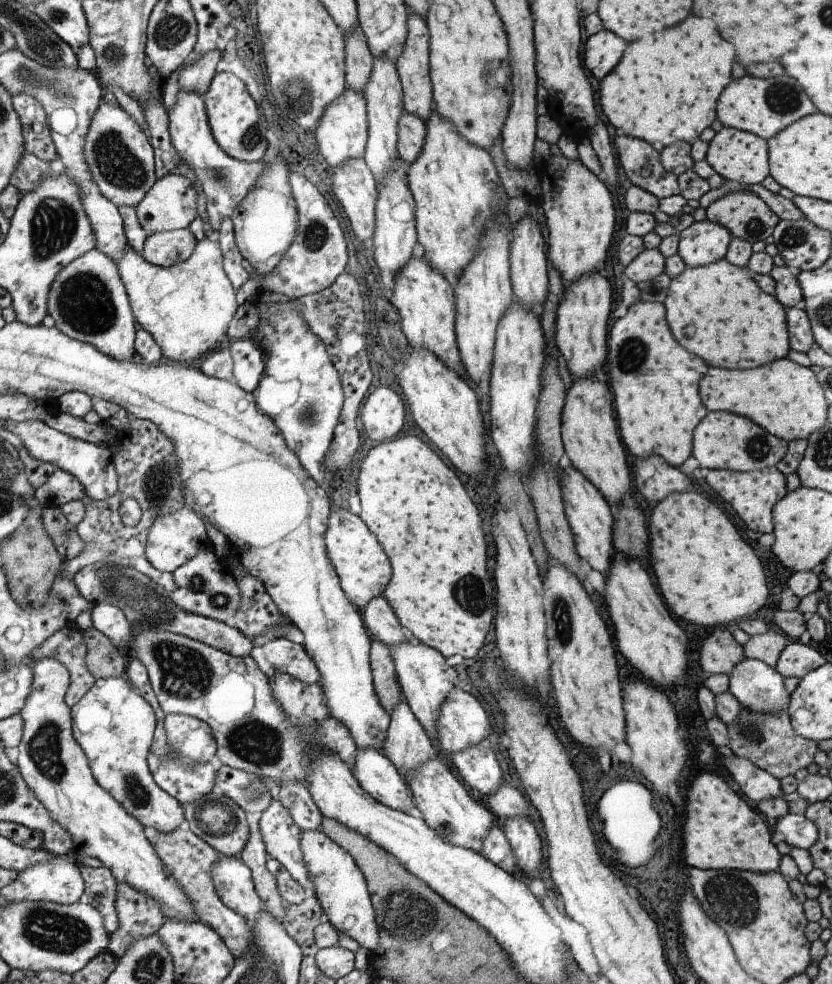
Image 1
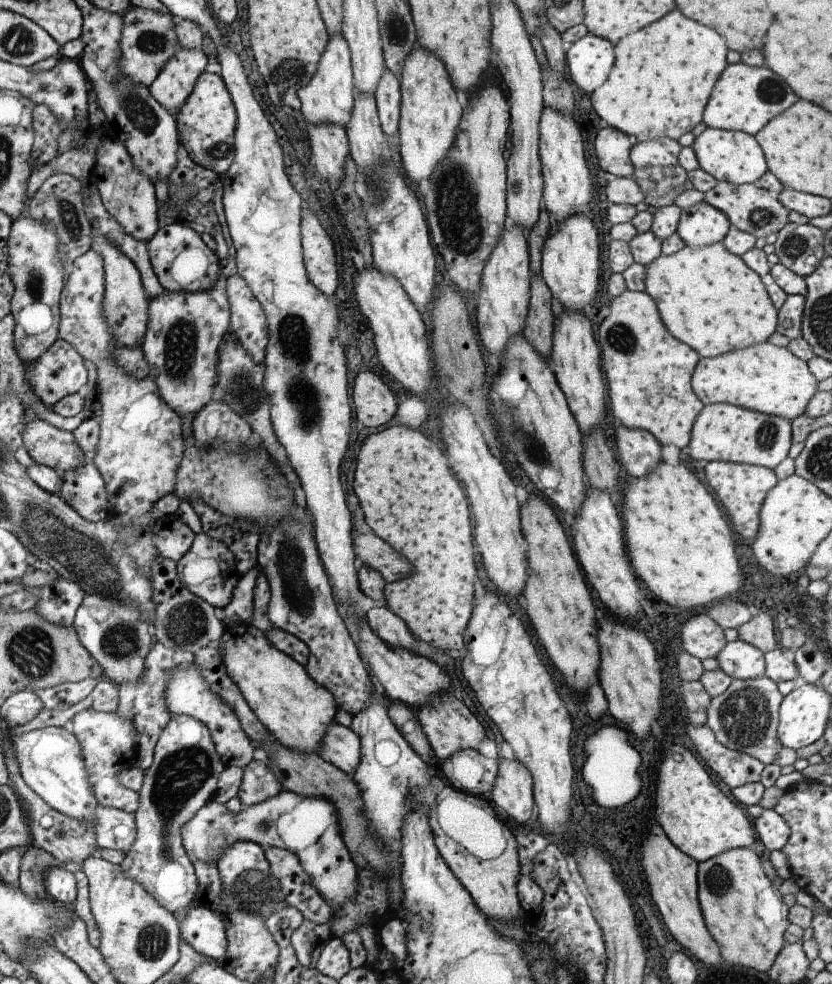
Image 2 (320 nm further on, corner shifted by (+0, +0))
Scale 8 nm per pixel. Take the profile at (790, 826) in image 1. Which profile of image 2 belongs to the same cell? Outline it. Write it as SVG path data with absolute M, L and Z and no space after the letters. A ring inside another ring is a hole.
M763 809L759 817L751 818L756 834L768 850L782 850L790 836L790 827L774 809Z

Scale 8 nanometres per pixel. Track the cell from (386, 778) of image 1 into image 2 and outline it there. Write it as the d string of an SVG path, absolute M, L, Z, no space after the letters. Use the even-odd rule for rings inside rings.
M334 720L328 728L319 755L352 775L359 763L360 749L361 742L358 735L350 727L342 726Z

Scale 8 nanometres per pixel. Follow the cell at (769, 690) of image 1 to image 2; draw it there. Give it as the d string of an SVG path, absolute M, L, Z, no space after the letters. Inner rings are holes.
M741 641L727 642L717 654L719 668L734 679L755 679L764 676L765 654L754 645Z

